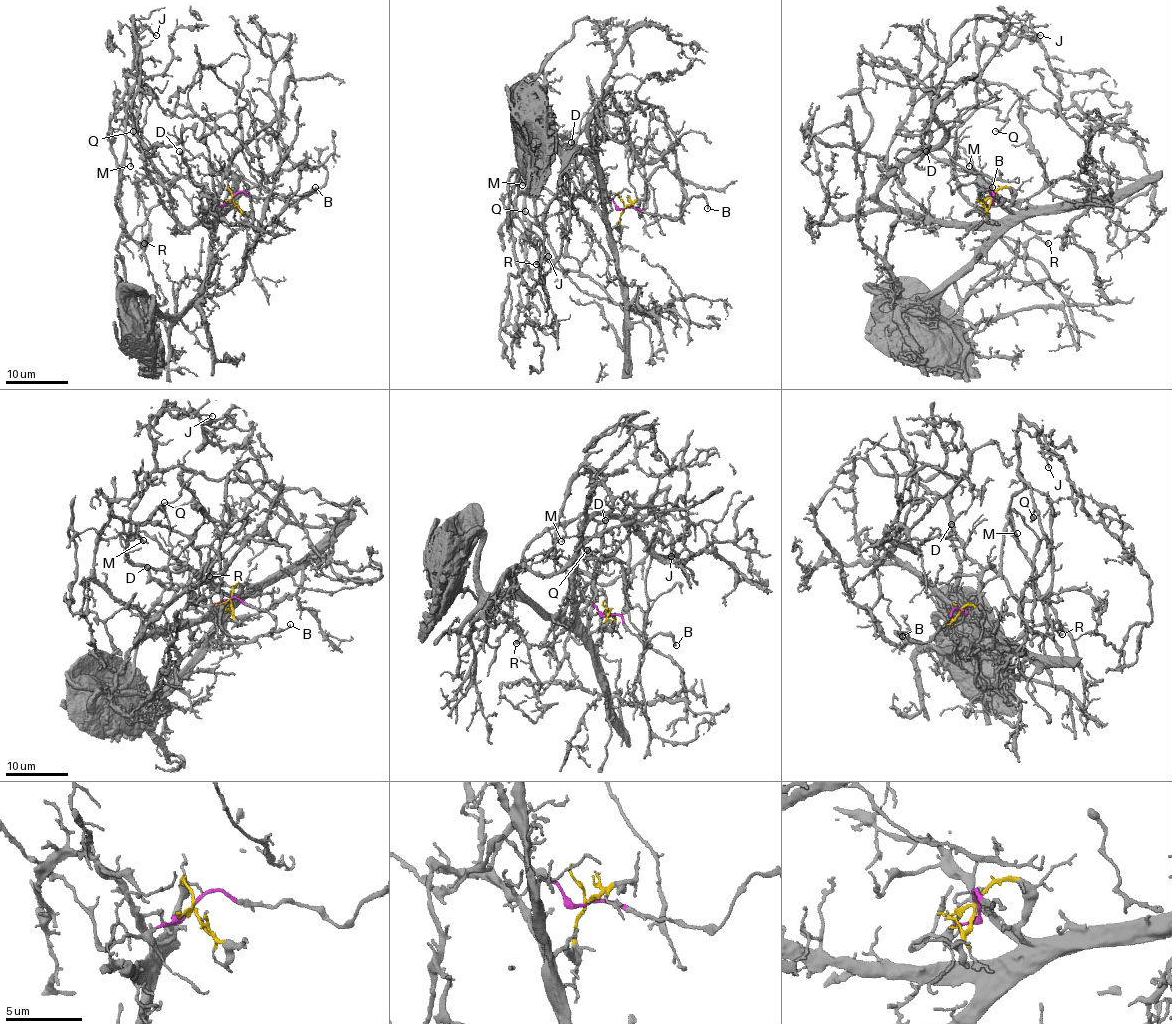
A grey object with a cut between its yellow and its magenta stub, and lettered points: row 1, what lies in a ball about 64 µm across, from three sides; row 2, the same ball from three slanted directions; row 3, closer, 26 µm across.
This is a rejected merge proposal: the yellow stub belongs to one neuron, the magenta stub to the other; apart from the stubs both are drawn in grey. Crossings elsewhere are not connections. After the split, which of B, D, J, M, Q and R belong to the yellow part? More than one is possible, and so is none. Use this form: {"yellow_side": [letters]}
{"yellow_side": ["D"]}

